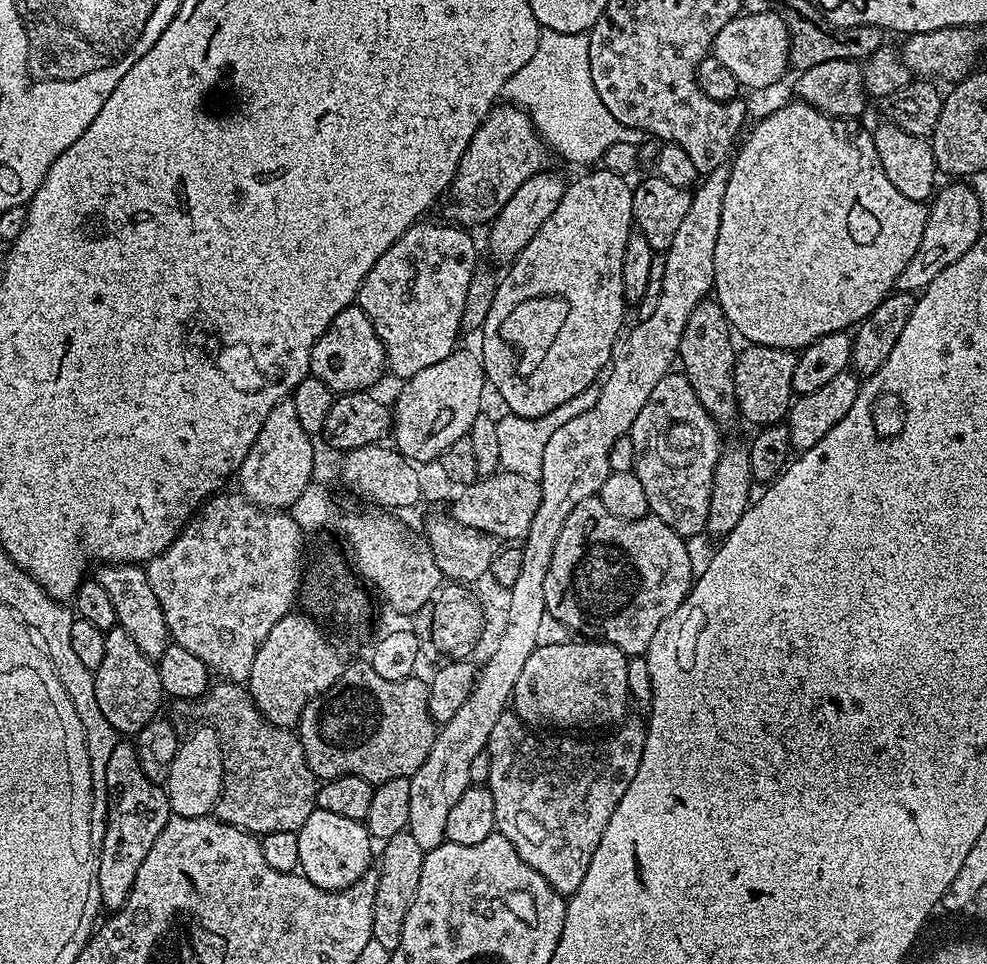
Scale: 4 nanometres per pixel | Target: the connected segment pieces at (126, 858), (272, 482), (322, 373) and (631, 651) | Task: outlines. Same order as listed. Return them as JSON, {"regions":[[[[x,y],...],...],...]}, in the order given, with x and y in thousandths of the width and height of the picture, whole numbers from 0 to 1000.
{"regions":[[[[119,770],[107,794],[109,851],[106,853],[106,867],[99,879],[98,902],[102,939],[109,944],[117,944],[126,939],[126,934],[136,919],[136,911],[140,911],[140,898],[144,898],[148,886],[152,886],[152,878],[156,878],[156,869],[160,869],[160,865],[164,865],[168,853],[175,845],[167,818],[148,805],[141,793],[139,781],[138,776],[134,777],[126,770]]],[[[295,413],[284,415],[278,425],[274,425],[274,430],[270,433],[270,438],[265,438],[265,446],[261,454],[257,454],[257,463],[253,463],[253,471],[245,479],[241,491],[243,498],[242,509],[254,523],[260,523],[262,527],[268,529],[292,529],[310,508],[310,504],[317,501],[316,489],[320,485],[320,465],[316,462],[317,453],[302,439],[302,428],[298,426],[298,417]]],[[[364,317],[347,322],[330,338],[330,342],[318,355],[314,367],[314,386],[321,390],[338,409],[350,407],[371,407],[380,404],[385,389],[391,386],[389,360],[375,334],[375,330]]],[[[607,513],[594,517],[594,521],[586,521],[586,525],[578,529],[578,537],[573,537],[573,543],[569,546],[569,554],[565,554],[565,562],[561,565],[561,579],[557,579],[557,591],[553,591],[553,635],[565,641],[565,645],[569,645],[581,657],[595,658],[597,661],[613,664],[616,668],[626,670],[626,674],[630,674],[637,683],[651,682],[659,670],[659,662],[663,662],[663,657],[667,655],[667,649],[671,649],[671,645],[675,645],[675,641],[679,641],[679,637],[683,637],[687,629],[691,629],[691,624],[697,619],[697,613],[701,611],[702,574],[698,565],[693,564],[696,564],[694,557],[688,556],[682,548],[675,546],[675,541],[671,541],[666,535],[658,533],[649,539],[622,537],[622,533],[618,533],[614,525],[610,525]]]]}

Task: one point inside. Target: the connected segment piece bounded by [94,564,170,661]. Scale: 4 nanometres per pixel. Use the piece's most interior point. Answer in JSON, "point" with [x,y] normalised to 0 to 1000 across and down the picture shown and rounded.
{"point":[139,634]}

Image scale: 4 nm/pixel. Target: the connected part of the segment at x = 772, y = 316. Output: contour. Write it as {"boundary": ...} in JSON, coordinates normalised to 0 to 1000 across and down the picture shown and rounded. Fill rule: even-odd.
{"boundary":[[[814,106],[794,108],[774,120],[762,133],[758,142],[745,157],[738,174],[736,205],[732,205],[732,234],[727,234],[727,252],[723,254],[723,310],[732,317],[739,337],[747,345],[755,349],[758,357],[771,357],[781,361],[814,363],[837,346],[859,344],[866,341],[905,302],[910,293],[910,284],[918,280],[926,259],[934,251],[934,239],[938,239],[940,216],[931,207],[923,207],[912,200],[906,189],[898,185],[894,176],[894,164],[886,151],[886,143],[880,134],[870,133],[870,128],[859,122],[839,120]]]}

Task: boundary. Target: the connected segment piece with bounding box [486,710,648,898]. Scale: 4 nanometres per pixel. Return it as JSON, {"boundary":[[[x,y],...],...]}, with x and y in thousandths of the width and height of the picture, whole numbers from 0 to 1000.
{"boundary":[[[513,737],[505,745],[505,749],[501,749],[501,757],[496,757],[492,777],[496,790],[496,803],[492,815],[496,820],[496,824],[501,824],[503,863],[513,868],[517,878],[521,878],[521,882],[525,882],[525,890],[529,890],[529,894],[533,894],[533,898],[541,898],[541,902],[545,902],[545,907],[549,907],[549,911],[553,911],[553,915],[557,915],[559,922],[572,932],[582,928],[586,919],[590,919],[590,911],[594,911],[594,901],[598,898],[598,890],[602,890],[602,882],[606,882],[606,873],[610,873],[610,861],[614,861],[614,857],[618,853],[618,844],[622,844],[626,832],[630,832],[630,824],[634,824],[634,815],[638,815],[638,811],[642,811],[642,803],[646,803],[646,795],[650,790],[650,778],[655,774],[657,757],[651,746],[640,746],[633,746],[623,757],[612,761],[617,761],[617,763],[612,763],[609,768],[587,768],[584,765],[587,762],[584,761],[547,761],[551,763],[542,763],[539,760],[542,758],[531,748],[526,747],[522,739]]]}

